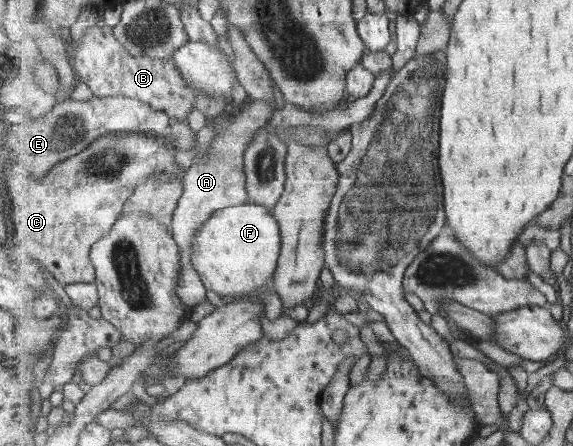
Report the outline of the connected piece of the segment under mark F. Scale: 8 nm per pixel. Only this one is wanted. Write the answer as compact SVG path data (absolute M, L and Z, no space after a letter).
M248 202L220 209L204 221L192 243L192 264L207 290L233 299L275 282L281 252L281 225L273 210Z

